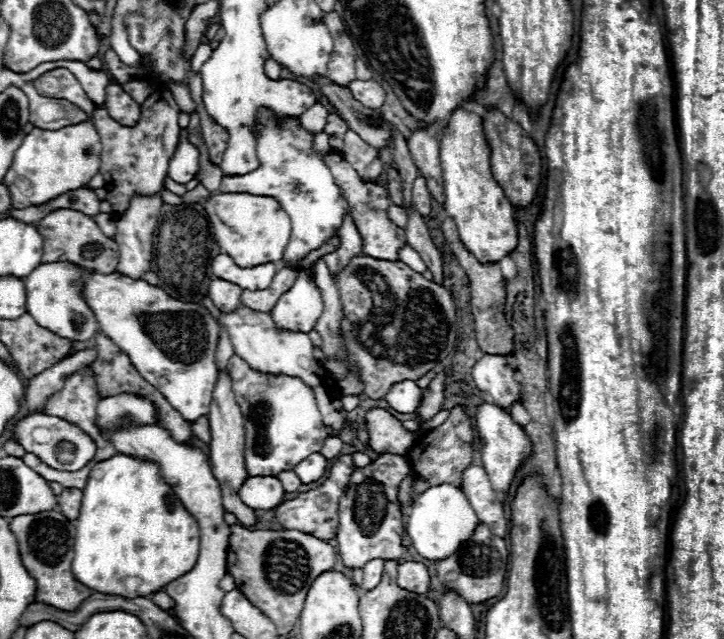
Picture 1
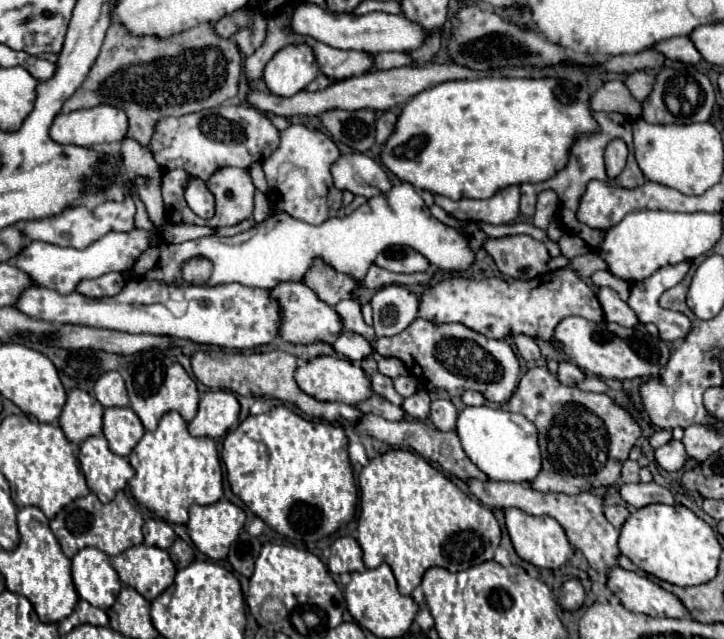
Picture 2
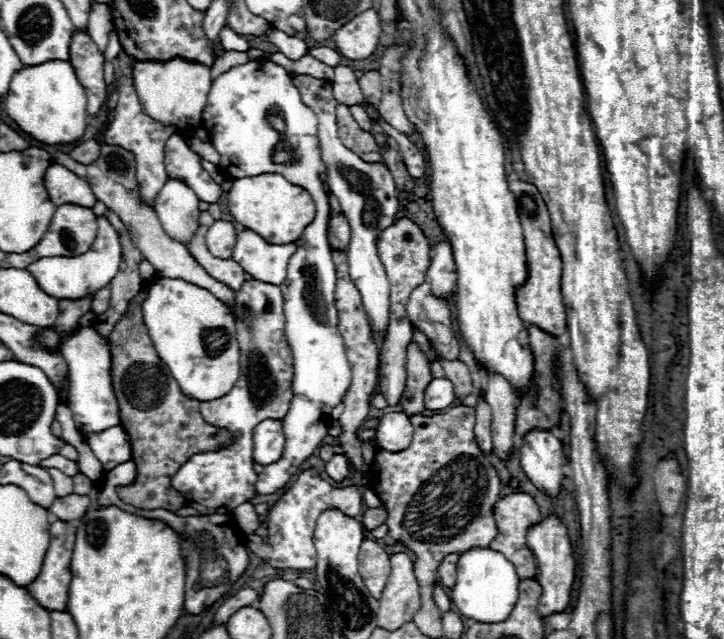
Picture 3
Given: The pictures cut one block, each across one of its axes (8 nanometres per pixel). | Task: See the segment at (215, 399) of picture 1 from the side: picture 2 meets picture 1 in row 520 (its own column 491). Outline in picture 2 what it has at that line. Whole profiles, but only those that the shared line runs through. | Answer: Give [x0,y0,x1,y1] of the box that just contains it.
[484,236,550,280]

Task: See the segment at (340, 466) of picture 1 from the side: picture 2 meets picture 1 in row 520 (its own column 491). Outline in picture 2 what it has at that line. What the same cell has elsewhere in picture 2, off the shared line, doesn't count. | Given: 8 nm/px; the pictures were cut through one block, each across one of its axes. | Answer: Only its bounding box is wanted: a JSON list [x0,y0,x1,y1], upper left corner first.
[420,268,604,340]

